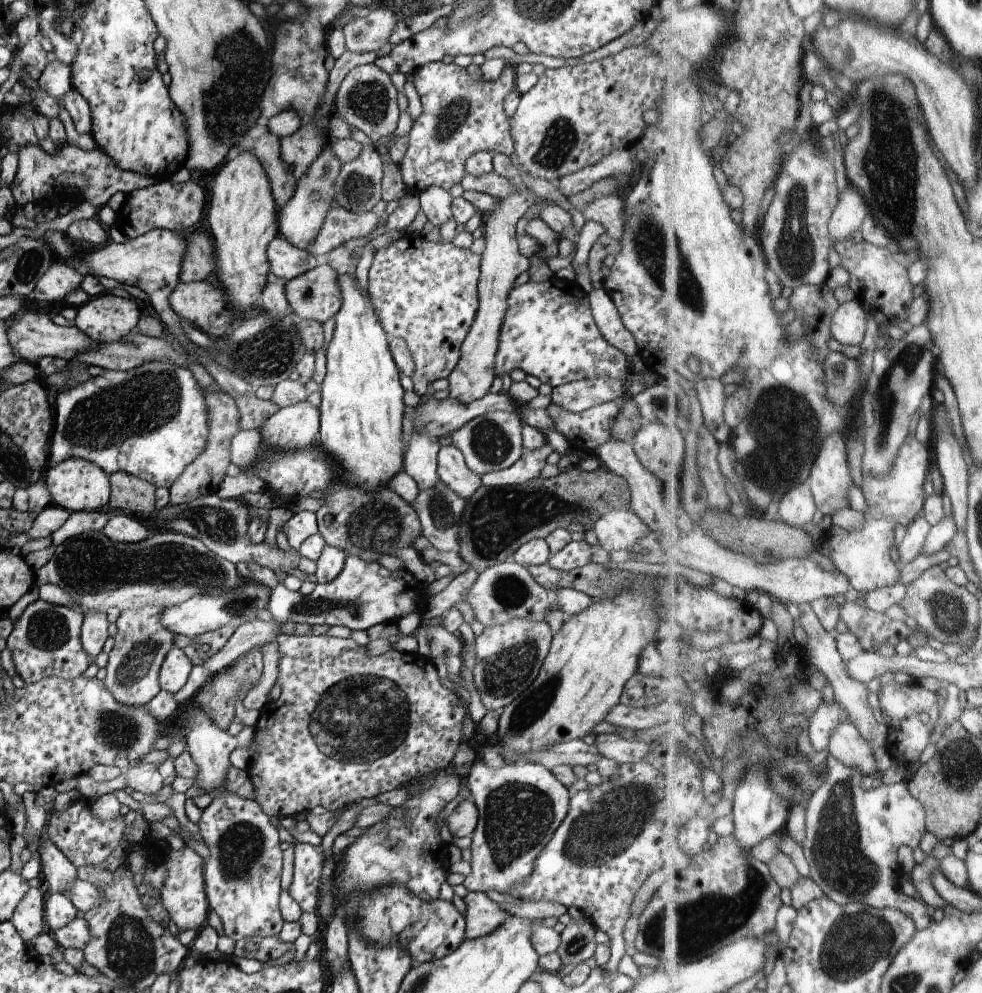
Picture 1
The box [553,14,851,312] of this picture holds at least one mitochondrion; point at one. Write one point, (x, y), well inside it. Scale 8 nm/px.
(794, 250)

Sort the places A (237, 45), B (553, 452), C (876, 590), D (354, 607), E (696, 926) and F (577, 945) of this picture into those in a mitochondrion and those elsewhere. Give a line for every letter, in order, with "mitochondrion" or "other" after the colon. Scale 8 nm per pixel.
A: mitochondrion
B: other
C: other
D: mitochondrion
E: mitochondrion
F: mitochondrion

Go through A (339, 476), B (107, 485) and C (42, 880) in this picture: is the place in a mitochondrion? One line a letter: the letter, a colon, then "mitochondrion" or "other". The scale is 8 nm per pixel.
A: other
B: other
C: other

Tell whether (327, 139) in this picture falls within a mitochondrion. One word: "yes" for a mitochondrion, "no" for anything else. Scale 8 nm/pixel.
no

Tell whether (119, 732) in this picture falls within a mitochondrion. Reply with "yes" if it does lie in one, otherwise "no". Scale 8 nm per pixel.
yes

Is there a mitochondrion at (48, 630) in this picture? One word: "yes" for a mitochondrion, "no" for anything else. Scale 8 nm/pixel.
yes

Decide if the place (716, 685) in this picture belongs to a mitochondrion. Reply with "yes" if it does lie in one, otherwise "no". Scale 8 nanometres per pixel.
no

